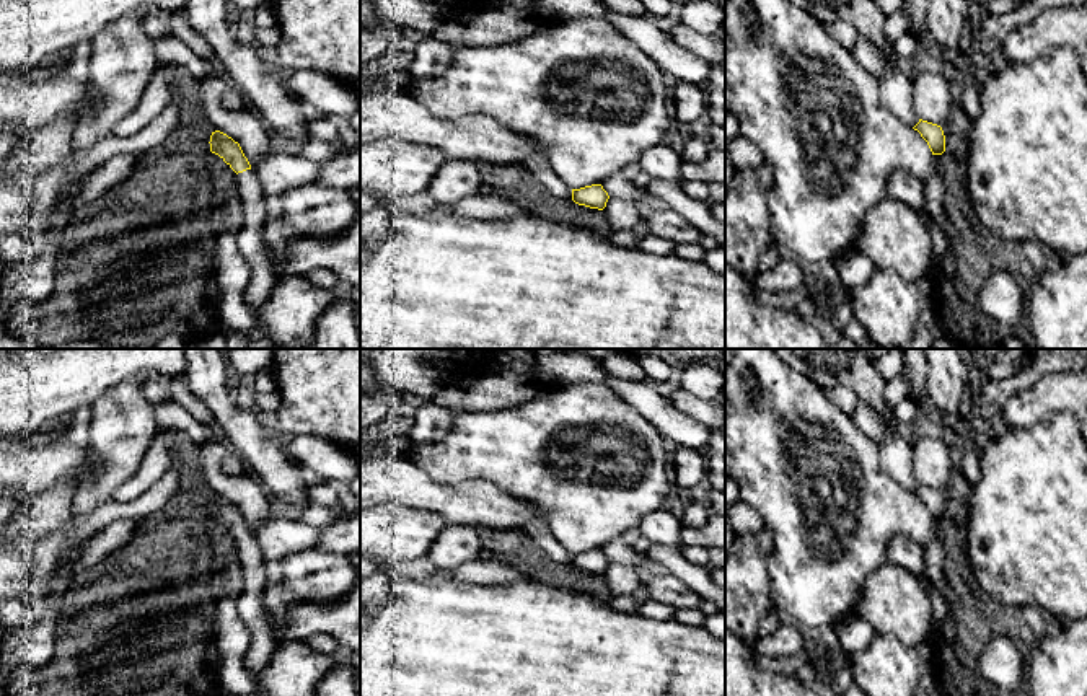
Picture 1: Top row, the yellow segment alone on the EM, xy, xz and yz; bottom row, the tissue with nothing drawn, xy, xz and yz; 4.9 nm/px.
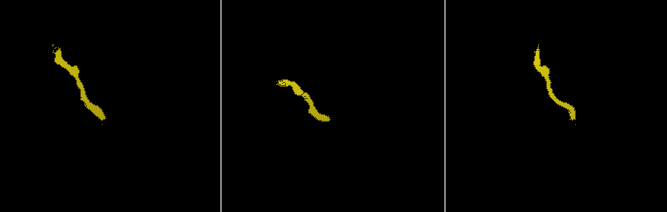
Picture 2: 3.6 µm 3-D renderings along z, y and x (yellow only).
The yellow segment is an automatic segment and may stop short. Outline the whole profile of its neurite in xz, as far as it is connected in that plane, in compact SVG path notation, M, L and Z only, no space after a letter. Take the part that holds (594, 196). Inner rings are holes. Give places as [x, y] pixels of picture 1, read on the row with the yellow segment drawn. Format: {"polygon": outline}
{"polygon": "M592 184L580 189L572 189L572 200L579 205L603 210L610 196L601 184Z"}

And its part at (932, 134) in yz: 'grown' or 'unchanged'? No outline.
unchanged

